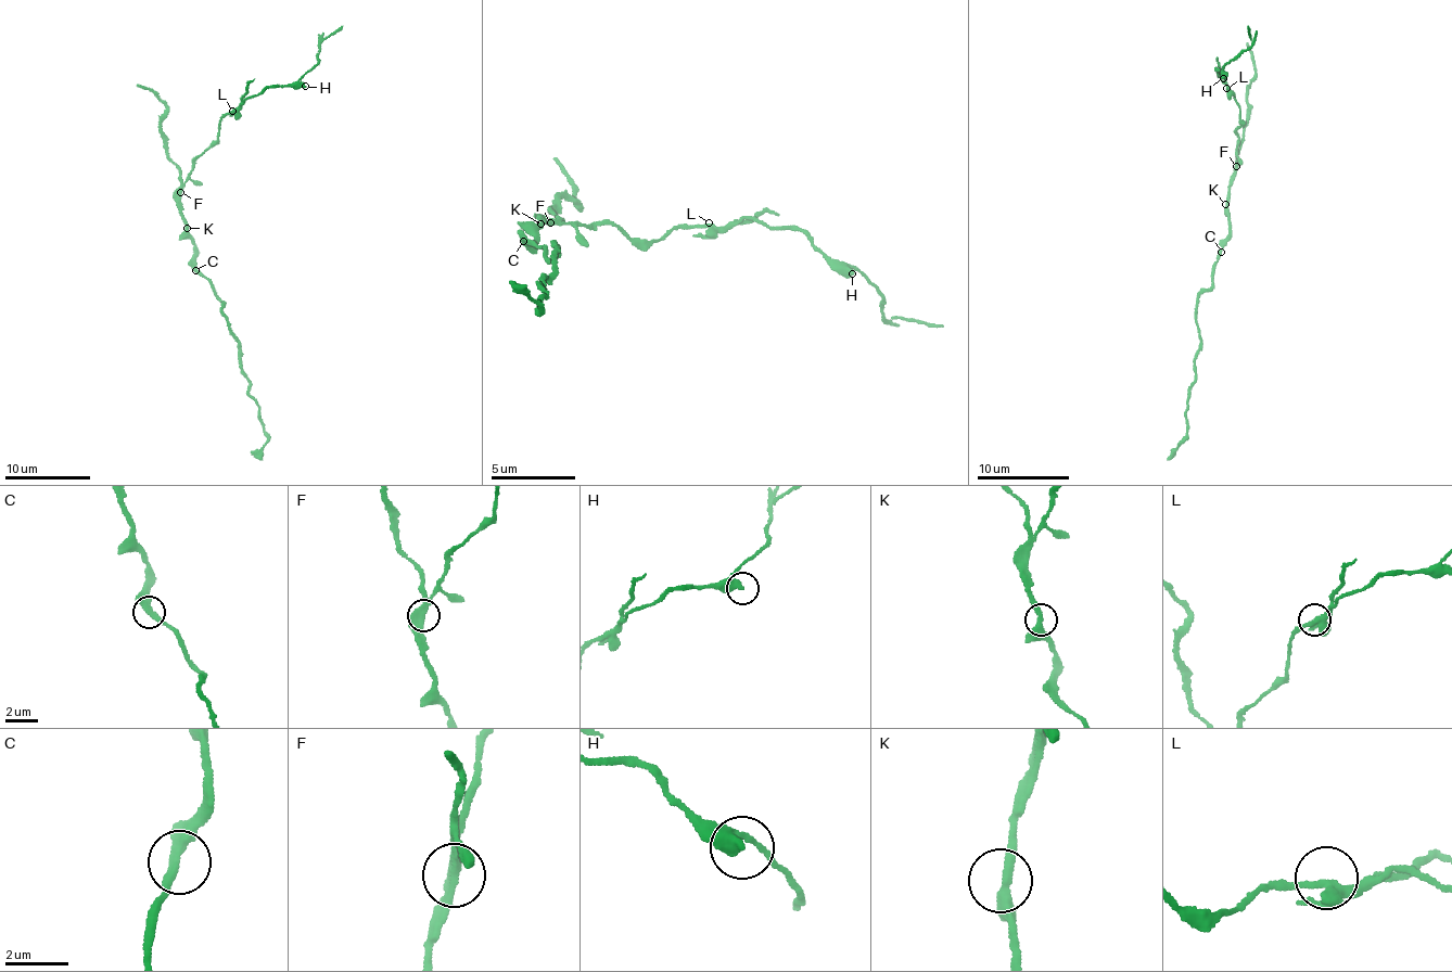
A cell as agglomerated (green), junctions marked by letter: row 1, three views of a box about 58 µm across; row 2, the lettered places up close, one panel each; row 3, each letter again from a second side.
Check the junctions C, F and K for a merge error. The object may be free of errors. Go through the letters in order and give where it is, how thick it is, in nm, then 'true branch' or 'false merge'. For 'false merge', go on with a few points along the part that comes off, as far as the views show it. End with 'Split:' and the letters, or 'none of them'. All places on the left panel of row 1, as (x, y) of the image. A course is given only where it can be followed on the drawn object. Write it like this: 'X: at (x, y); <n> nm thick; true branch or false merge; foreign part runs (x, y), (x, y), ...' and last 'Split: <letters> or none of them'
C: at (195, 270); 360 nm thick; true branch
F: at (180, 192); 360 nm thick; false merge; foreign part runs (180, 192), (192, 161), (217, 139), (221, 119), (250, 98), (292, 85), (317, 63), (319, 48), (343, 25)
K: at (187, 228); 360 nm thick; true branch
Split: F

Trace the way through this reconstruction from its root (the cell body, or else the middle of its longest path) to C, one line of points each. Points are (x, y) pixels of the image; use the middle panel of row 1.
C: (543, 220), (531, 231), (535, 238), (532, 239), (534, 244), (525, 248), (527, 245), (524, 246), (523, 241)

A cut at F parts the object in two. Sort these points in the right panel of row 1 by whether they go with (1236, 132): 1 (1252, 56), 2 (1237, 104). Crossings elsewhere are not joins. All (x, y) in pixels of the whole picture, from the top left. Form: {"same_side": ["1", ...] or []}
{"same_side": ["2"]}

